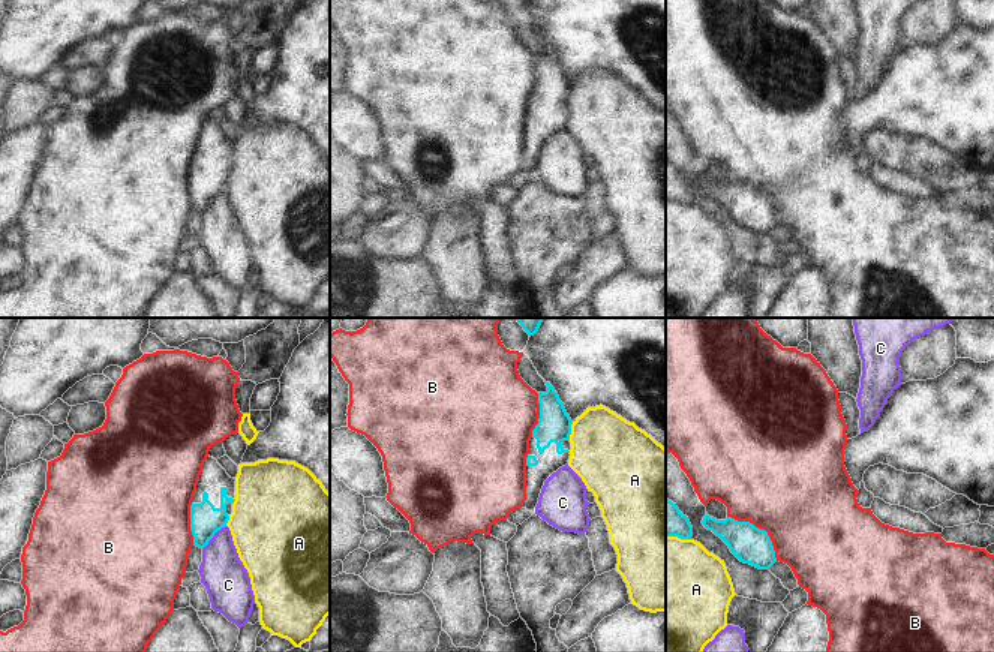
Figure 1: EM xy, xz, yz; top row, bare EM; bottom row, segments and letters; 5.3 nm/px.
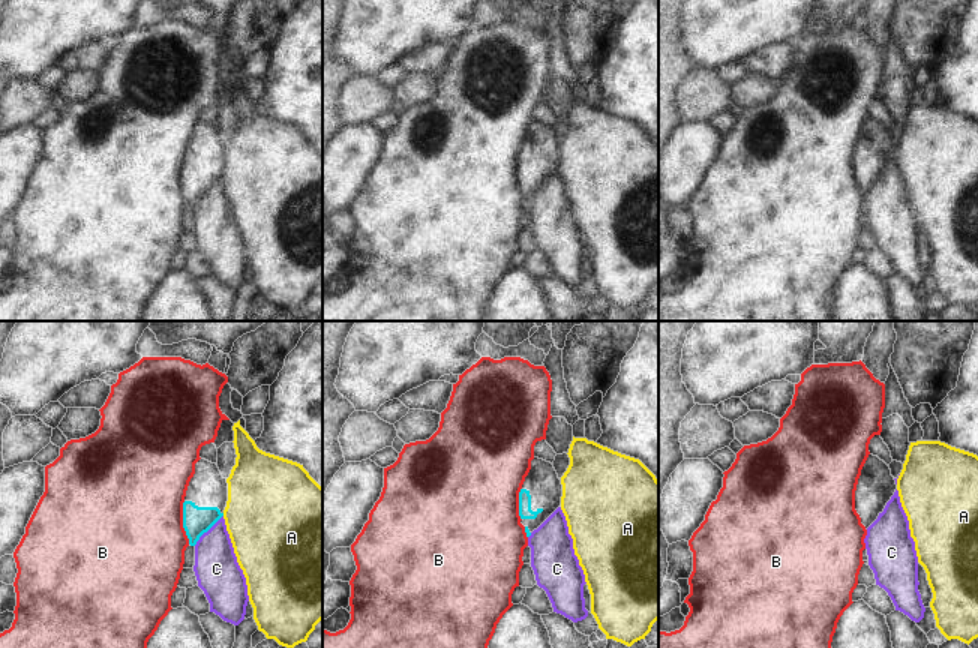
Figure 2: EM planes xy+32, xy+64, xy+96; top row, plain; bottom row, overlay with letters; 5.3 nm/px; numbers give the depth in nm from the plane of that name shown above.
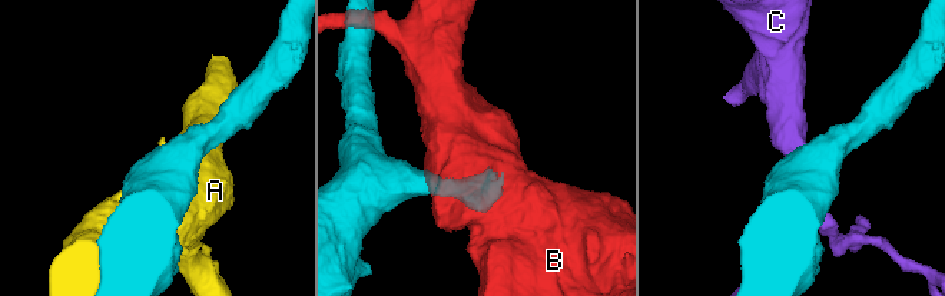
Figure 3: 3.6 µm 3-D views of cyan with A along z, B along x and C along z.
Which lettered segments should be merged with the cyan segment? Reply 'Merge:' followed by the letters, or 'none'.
Merge: none.

